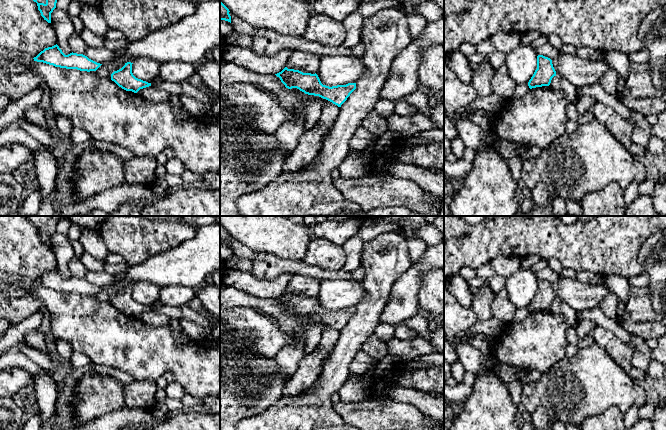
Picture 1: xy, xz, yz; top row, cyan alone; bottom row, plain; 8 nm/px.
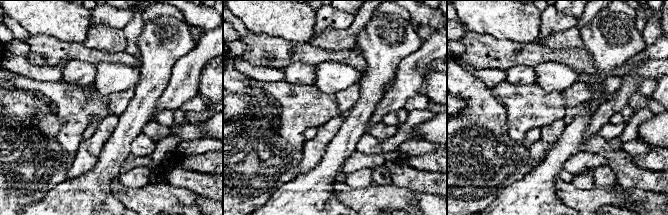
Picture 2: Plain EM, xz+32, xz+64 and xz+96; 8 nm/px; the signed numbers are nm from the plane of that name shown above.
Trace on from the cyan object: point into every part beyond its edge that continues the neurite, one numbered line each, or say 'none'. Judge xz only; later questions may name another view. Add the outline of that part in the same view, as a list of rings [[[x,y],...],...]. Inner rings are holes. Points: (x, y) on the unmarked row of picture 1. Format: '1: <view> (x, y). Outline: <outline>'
none

